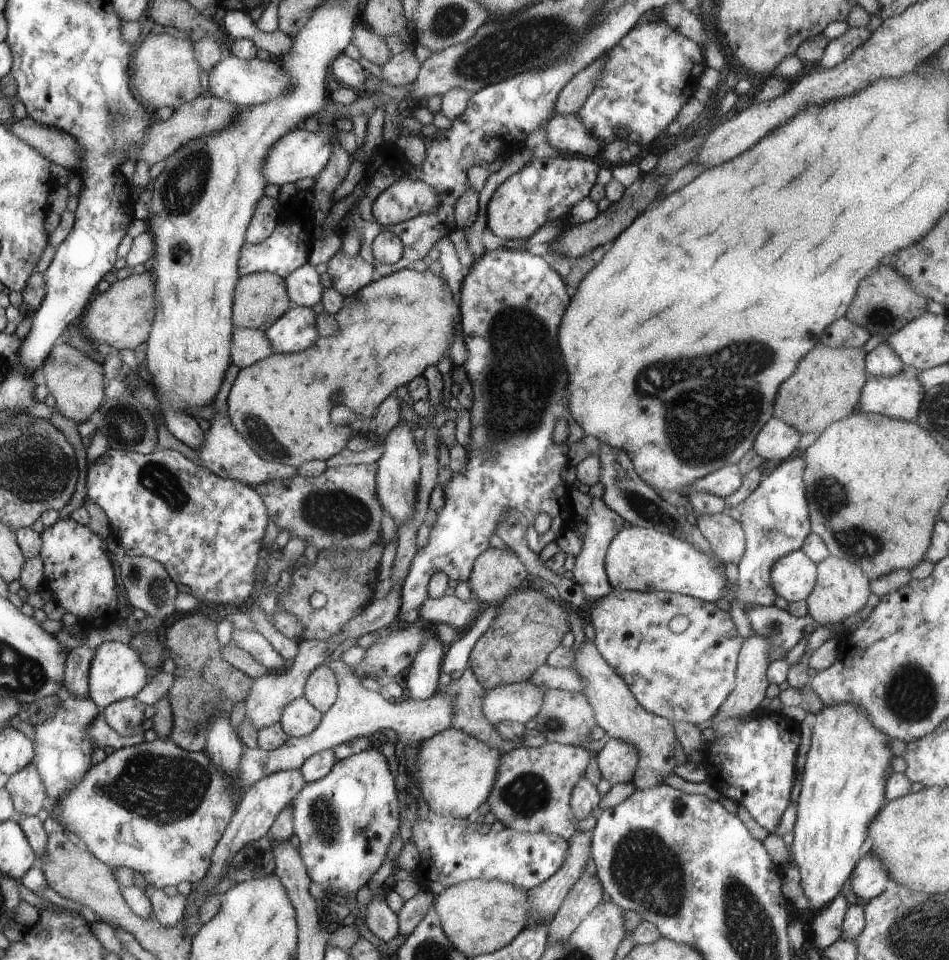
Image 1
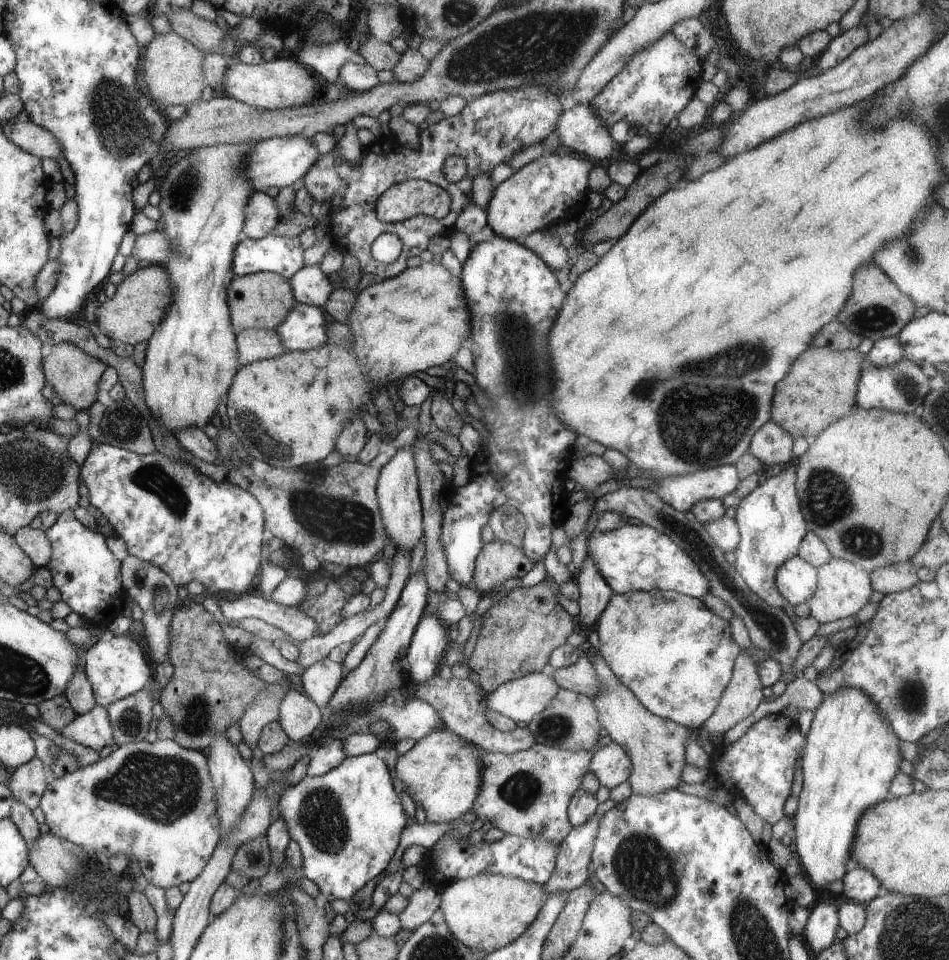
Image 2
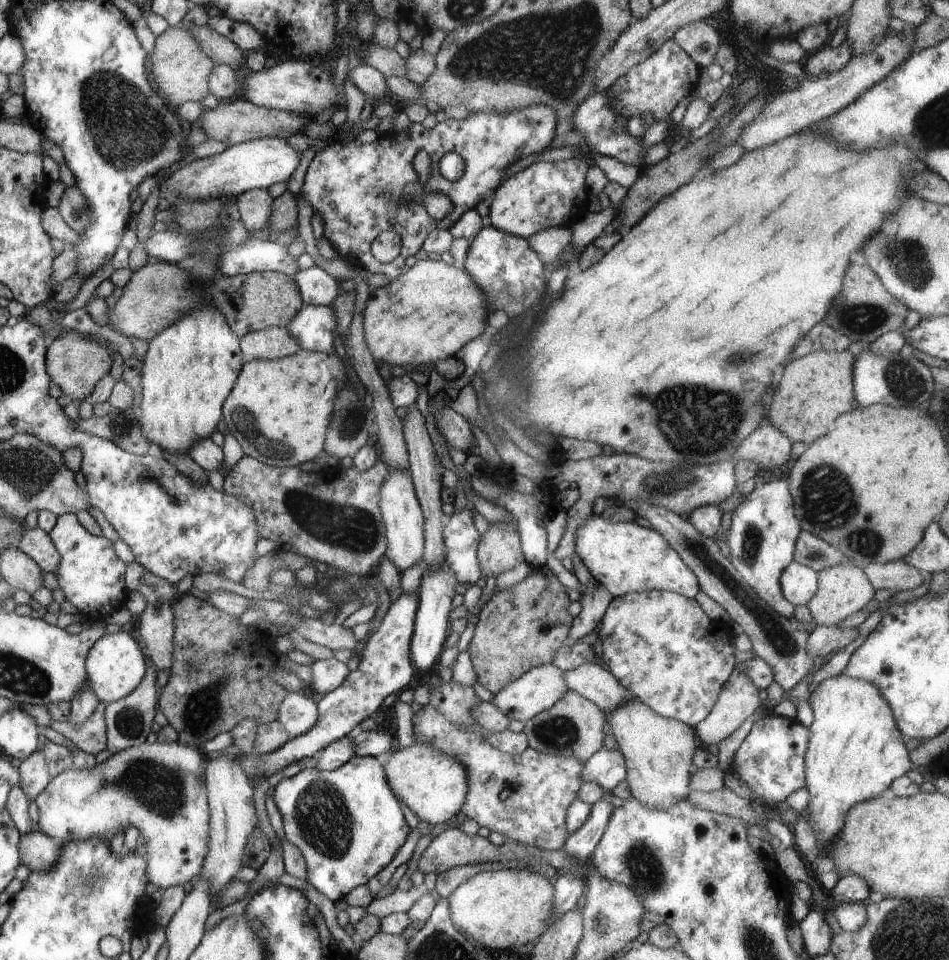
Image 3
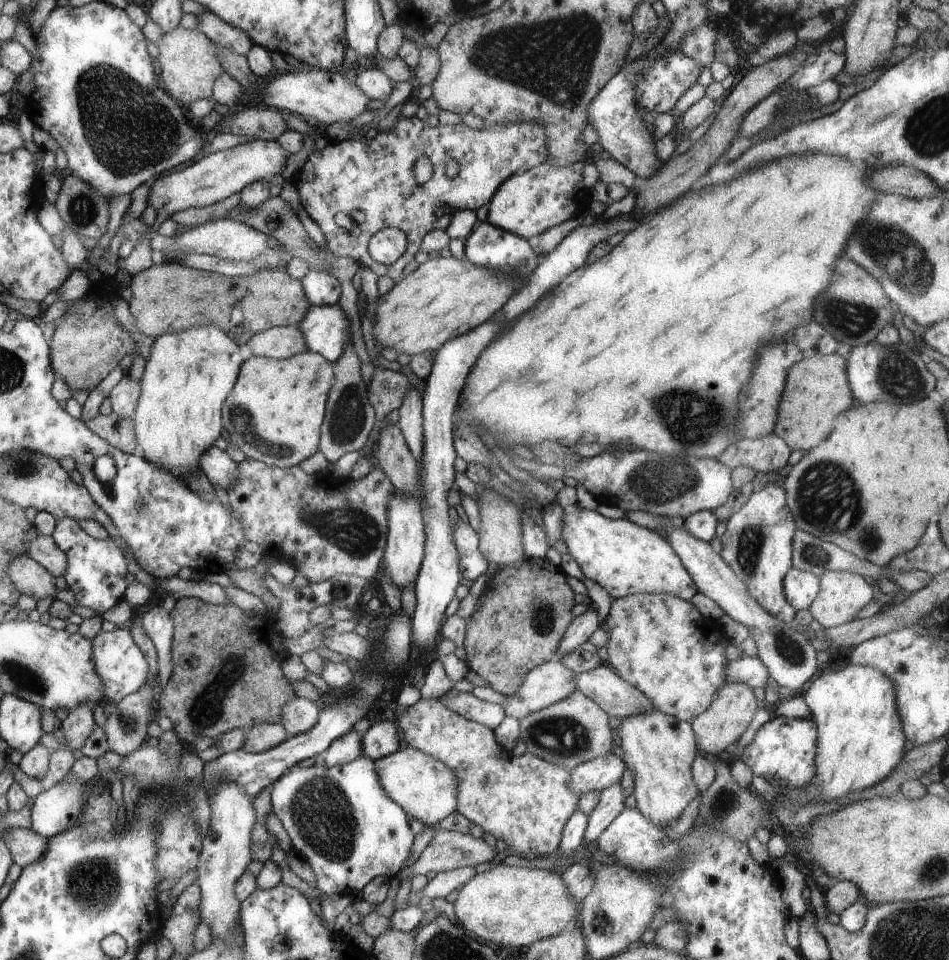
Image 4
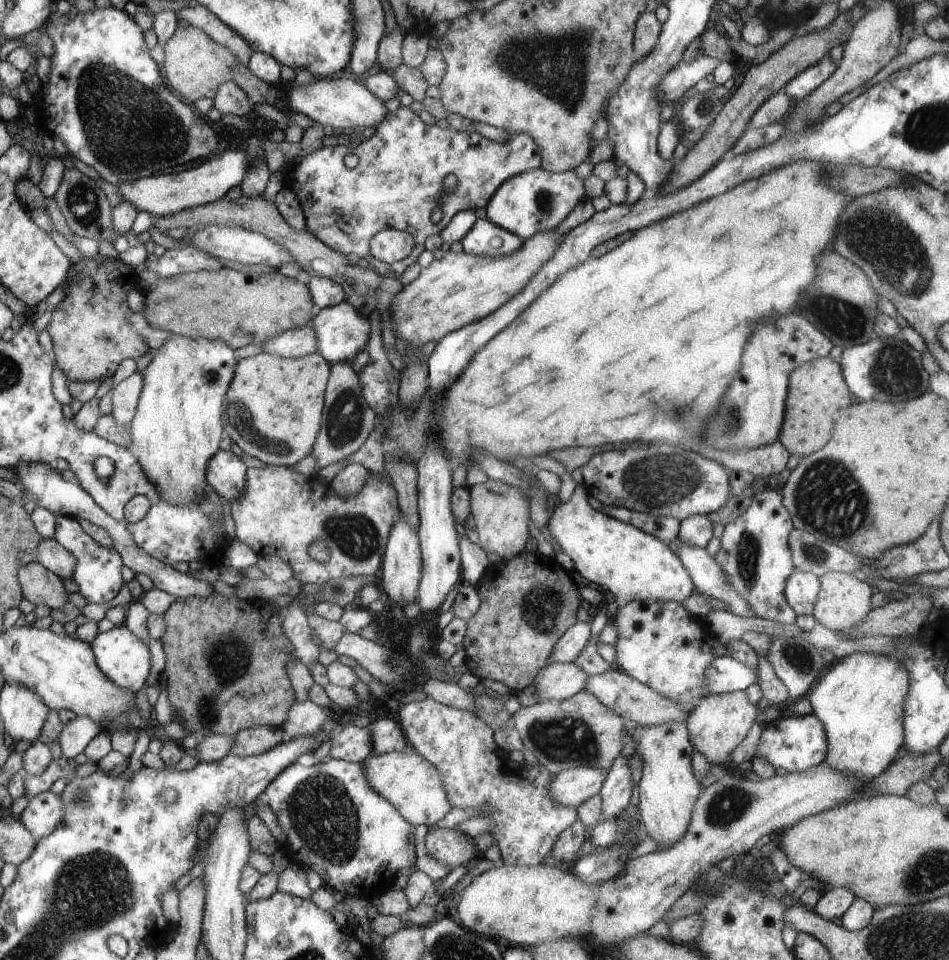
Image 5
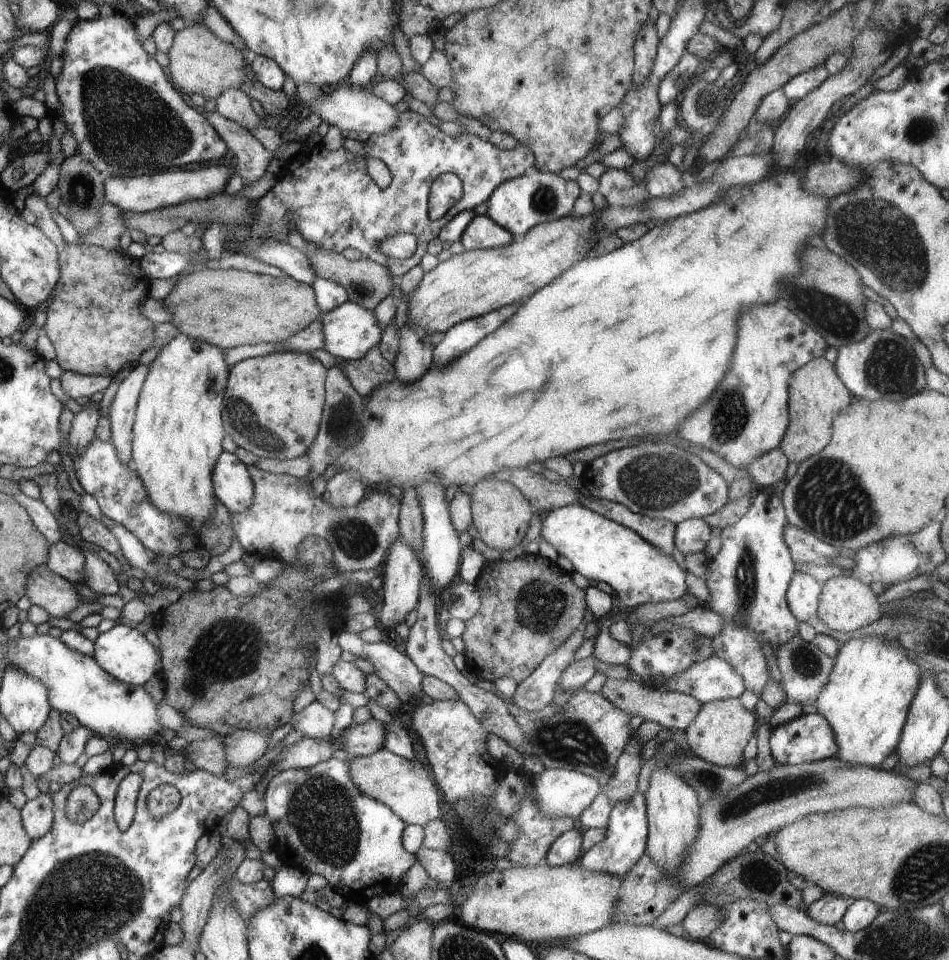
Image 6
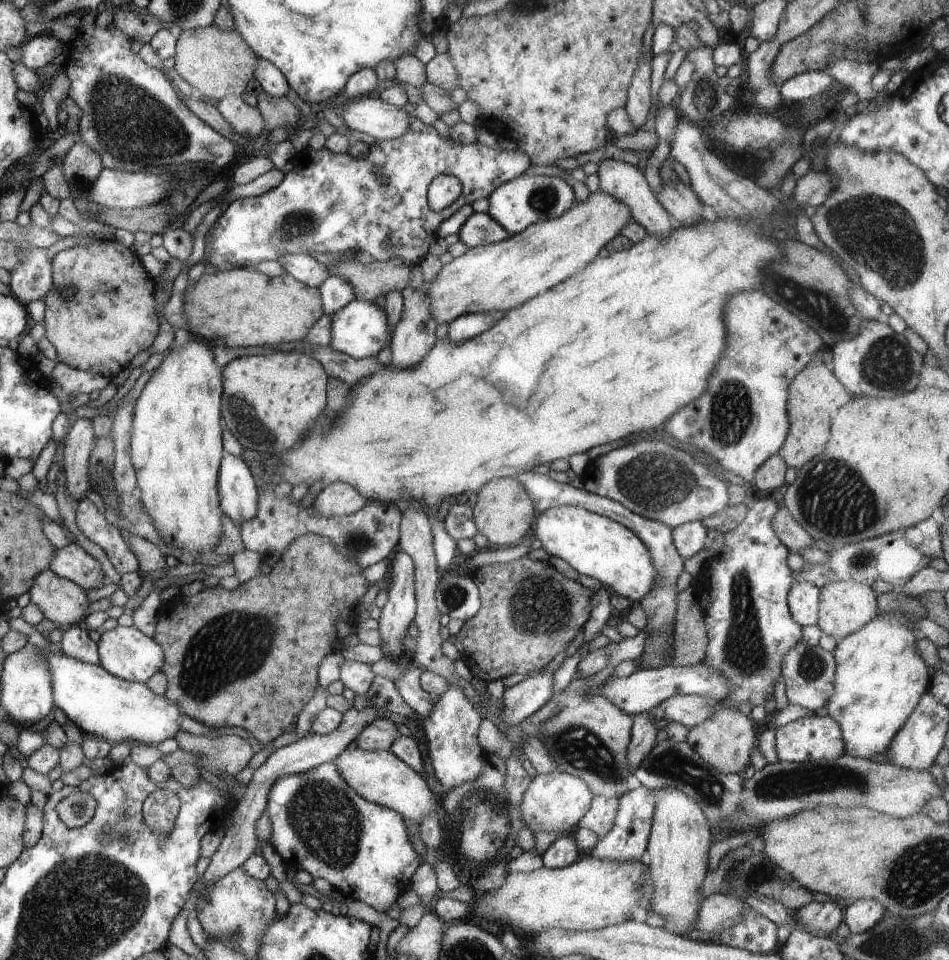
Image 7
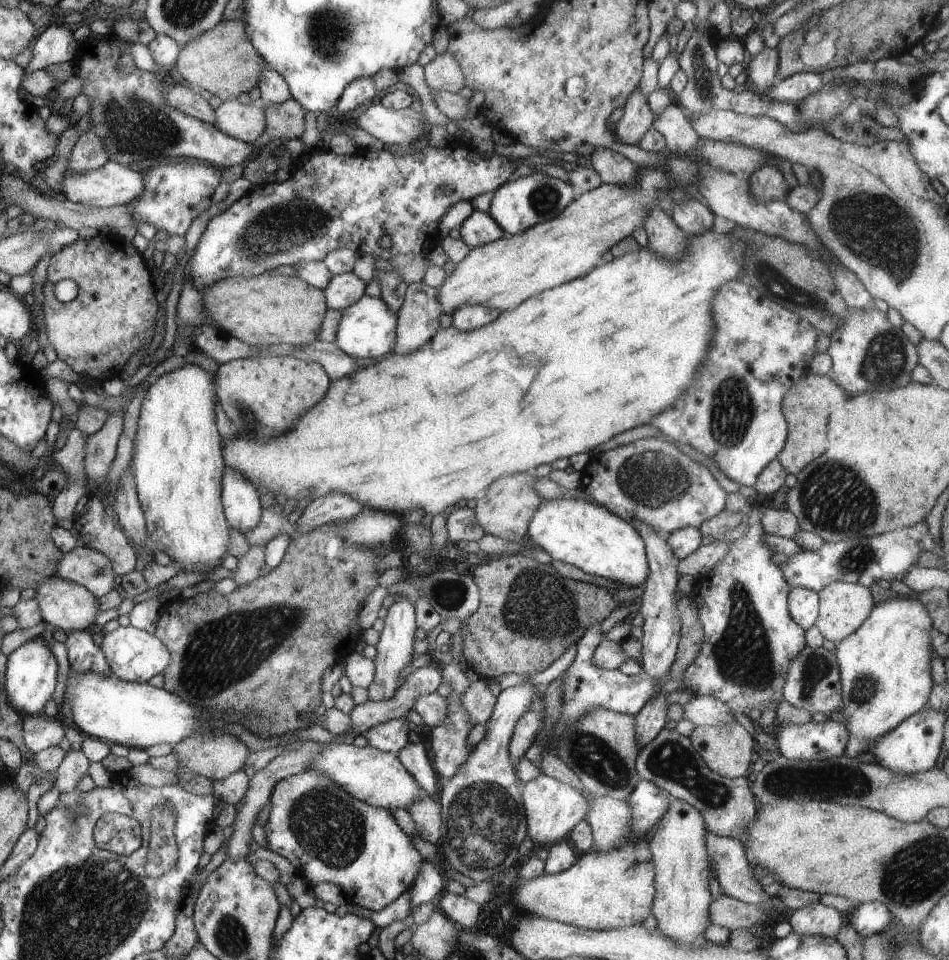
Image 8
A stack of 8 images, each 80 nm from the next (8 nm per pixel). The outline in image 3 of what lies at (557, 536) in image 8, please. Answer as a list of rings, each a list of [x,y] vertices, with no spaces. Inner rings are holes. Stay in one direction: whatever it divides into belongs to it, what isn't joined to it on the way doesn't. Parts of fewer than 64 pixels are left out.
[[[592,515],[576,530],[574,546],[575,554],[580,556],[592,577],[602,586],[606,586],[613,598],[656,590],[674,592],[694,599],[700,592],[696,574],[686,566],[680,554],[660,532],[638,519],[612,524],[602,516]]]

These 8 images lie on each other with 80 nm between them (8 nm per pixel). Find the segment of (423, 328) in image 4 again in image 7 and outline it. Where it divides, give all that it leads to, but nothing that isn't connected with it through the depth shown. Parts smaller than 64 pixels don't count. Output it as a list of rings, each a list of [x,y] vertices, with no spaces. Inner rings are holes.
[[[599,189],[590,193],[585,201],[575,202],[559,217],[543,220],[528,226],[518,234],[506,237],[506,240],[495,243],[479,244],[470,247],[464,255],[453,259],[440,270],[437,278],[431,283],[424,283],[422,289],[431,300],[431,311],[439,324],[449,324],[457,316],[488,311],[506,312],[522,306],[537,294],[550,290],[556,284],[564,282],[568,276],[574,276],[586,264],[590,264],[598,252],[612,239],[620,236],[620,231],[632,220],[631,208],[610,193]]]

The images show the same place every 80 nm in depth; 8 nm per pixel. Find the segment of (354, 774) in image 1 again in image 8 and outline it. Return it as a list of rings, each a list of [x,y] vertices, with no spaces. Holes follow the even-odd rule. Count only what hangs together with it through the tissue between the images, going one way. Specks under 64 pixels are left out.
[[[302,771],[279,780],[272,789],[270,804],[269,817],[263,826],[267,848],[288,858],[298,877],[304,879],[308,886],[336,884],[347,903],[380,912],[410,890],[417,878],[424,859],[412,845],[412,836],[404,832],[387,809],[358,800],[326,775]]]

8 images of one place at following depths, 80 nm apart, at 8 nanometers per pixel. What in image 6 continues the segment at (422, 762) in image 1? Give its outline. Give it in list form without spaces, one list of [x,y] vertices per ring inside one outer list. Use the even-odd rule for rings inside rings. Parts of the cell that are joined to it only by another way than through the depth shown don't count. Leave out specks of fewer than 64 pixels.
[[[382,748],[368,756],[346,758],[346,762],[349,762],[352,780],[359,792],[361,790],[367,797],[388,805],[407,825],[423,827],[431,820],[441,818],[444,802],[440,800],[432,774],[418,760],[409,761]]]

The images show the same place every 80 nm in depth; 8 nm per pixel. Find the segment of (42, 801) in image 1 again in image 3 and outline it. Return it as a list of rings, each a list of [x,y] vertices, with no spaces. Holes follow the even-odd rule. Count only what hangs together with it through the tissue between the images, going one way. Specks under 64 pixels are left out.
[[[40,747],[38,750],[34,750],[32,756],[28,756],[20,764],[18,771],[20,772],[19,786],[24,791],[24,794],[28,796],[30,802],[34,802],[52,782],[46,760],[44,760],[44,754],[42,754]]]

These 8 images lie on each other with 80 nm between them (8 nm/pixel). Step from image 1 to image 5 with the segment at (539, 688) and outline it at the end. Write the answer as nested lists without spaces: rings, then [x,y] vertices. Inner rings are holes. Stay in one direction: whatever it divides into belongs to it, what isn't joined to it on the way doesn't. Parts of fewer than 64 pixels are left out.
[[[554,663],[540,669],[532,680],[535,695],[542,701],[570,698],[584,691],[590,675],[576,663]]]

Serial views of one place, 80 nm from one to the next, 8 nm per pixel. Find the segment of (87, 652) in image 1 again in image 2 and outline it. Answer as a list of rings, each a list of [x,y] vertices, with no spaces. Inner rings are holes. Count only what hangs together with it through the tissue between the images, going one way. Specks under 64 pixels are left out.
[[[83,658],[78,671],[74,672],[74,677],[70,680],[69,687],[66,688],[64,695],[76,717],[87,714],[97,705],[92,686],[87,680],[86,672],[84,672],[84,661]]]

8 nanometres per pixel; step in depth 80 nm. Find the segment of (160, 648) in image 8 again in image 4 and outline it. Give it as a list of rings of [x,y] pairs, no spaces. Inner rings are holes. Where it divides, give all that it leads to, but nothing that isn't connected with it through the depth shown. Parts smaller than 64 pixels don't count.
[[[116,627],[109,632],[101,631],[93,638],[93,661],[96,665],[98,676],[105,686],[104,700],[110,706],[121,703],[126,696],[139,692],[145,687],[149,674],[149,659],[145,651],[130,636],[128,630]]]

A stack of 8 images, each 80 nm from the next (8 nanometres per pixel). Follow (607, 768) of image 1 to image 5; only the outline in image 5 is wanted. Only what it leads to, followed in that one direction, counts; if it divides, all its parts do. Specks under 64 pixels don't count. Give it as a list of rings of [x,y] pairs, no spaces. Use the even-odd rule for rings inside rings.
[[[590,767],[564,769],[551,776],[547,790],[556,803],[577,810],[582,803],[599,794],[607,772]]]

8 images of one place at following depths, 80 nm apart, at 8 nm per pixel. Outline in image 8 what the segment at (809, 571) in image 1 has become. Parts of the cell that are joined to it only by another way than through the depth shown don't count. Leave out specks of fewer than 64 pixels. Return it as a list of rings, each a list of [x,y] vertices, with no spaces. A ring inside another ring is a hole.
[[[798,587],[789,592],[788,610],[794,622],[805,631],[816,624],[819,615],[819,593]]]

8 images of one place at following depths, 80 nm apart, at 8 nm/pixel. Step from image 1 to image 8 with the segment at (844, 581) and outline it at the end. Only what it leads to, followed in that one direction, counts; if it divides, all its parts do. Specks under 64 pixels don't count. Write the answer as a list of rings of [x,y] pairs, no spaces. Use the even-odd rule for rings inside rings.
[[[836,581],[819,592],[816,626],[830,642],[842,642],[858,630],[875,605],[869,587]]]

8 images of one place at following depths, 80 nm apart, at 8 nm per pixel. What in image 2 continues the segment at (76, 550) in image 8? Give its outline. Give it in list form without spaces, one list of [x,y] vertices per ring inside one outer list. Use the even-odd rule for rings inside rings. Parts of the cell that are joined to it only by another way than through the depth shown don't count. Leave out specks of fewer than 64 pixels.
[[[30,525],[12,534],[37,569],[46,567],[52,556],[52,548],[42,530],[34,530]]]

